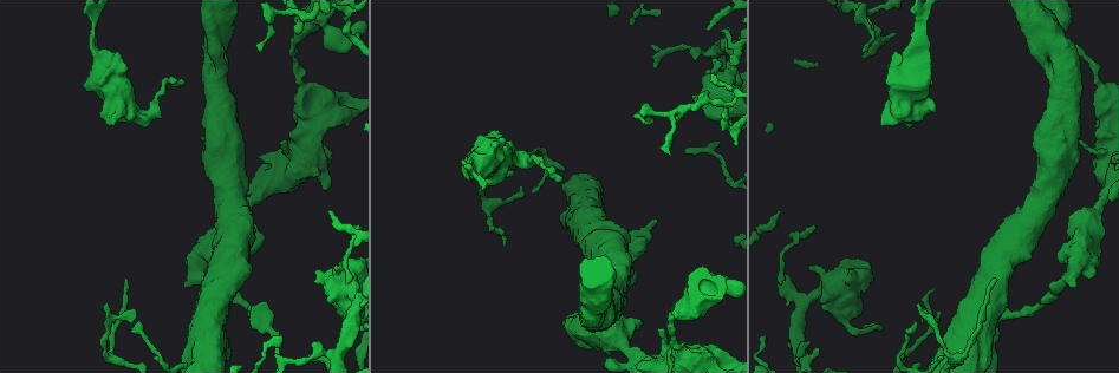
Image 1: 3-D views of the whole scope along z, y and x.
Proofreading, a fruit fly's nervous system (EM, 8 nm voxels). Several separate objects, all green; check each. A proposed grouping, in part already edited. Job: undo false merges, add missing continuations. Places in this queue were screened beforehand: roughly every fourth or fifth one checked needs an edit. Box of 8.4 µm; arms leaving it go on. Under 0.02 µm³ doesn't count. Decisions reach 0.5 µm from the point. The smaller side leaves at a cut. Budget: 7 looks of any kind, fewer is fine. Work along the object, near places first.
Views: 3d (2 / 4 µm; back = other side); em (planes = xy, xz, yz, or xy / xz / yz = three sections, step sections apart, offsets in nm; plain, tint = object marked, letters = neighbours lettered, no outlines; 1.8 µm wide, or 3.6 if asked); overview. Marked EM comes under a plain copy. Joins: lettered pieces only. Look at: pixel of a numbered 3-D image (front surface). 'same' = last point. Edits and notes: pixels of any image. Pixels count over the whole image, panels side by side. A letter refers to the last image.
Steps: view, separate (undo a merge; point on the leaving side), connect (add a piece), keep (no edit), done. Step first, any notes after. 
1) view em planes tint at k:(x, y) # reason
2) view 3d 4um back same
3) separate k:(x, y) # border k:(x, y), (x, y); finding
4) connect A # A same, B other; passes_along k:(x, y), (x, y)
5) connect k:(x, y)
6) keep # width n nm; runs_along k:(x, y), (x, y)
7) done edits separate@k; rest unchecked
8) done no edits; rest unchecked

view em 3.6um planes letters at 1:(311, 157) # abrupt turn

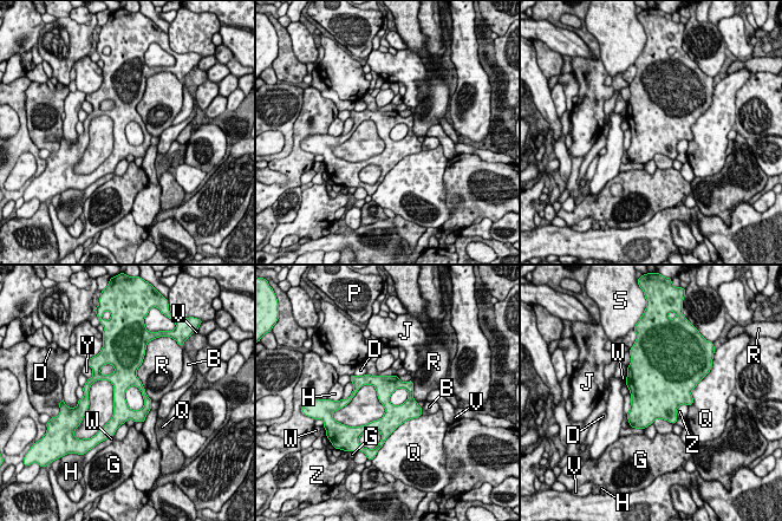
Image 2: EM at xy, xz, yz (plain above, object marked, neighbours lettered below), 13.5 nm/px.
keep # B other, D other, G other, H other, J other, P other, Q other, R other, S other, V other, W other, Y other, Z other; runs_along 2:(122, 363), (119, 417), (112, 429); continuous, no second neuron

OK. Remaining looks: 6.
view em 3.6um yz step 16 tint at 1:(1075, 271) # calibre changes

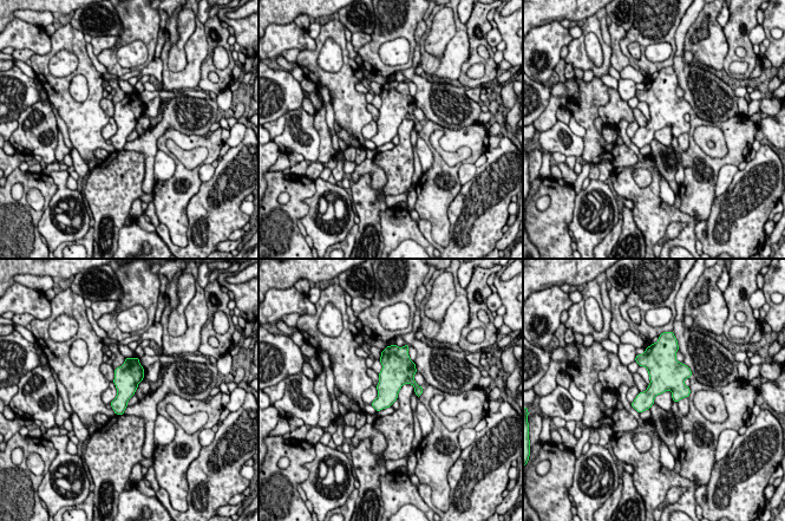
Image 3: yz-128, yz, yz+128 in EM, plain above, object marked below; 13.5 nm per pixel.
view em 3.6um planes letters same

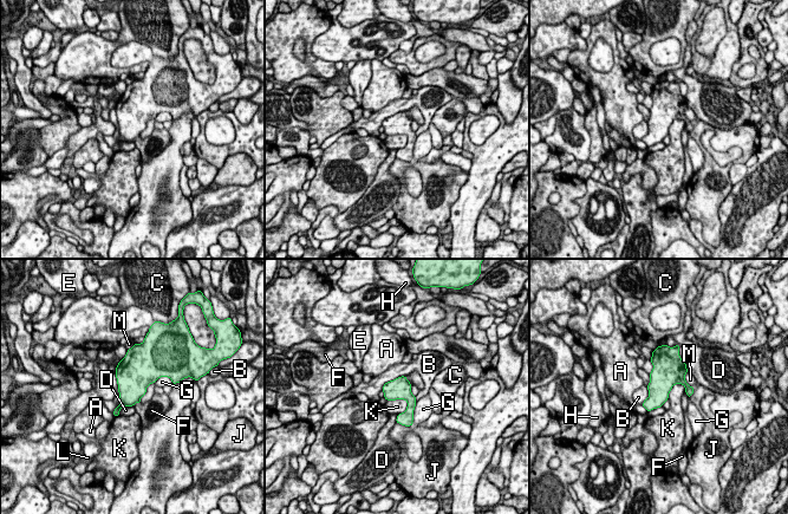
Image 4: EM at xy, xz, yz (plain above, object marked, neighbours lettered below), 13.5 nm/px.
keep # A other, B other, C other, D other, E other, F other, G other, H other, J other, K other, L other, M other; border 4:(388, 399), (404, 399), (406, 409); one neuron here

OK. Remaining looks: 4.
view em planes letters at 1:(917, 304) # thin end

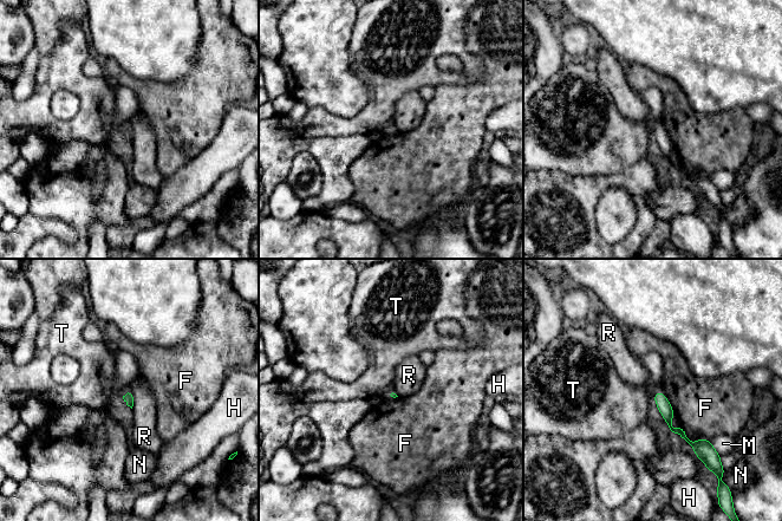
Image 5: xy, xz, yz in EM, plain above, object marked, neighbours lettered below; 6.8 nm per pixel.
keep # longest_contact F 240 nm; F other, H other, M other, N other, R other, T other; none of them fits

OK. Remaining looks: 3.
done no edits; rest unchecked

